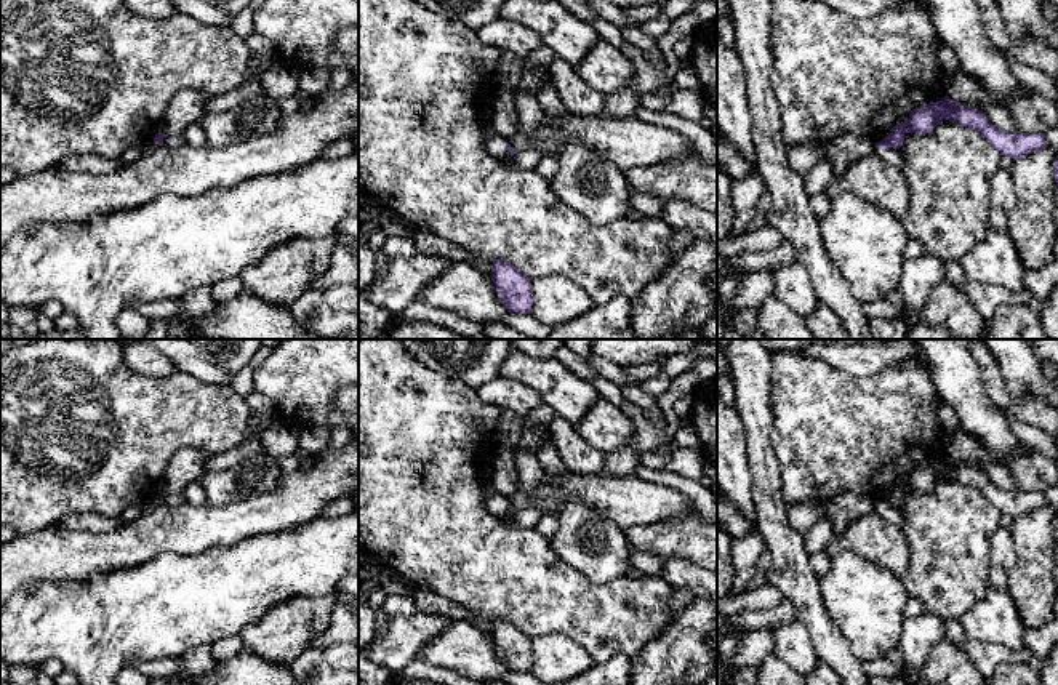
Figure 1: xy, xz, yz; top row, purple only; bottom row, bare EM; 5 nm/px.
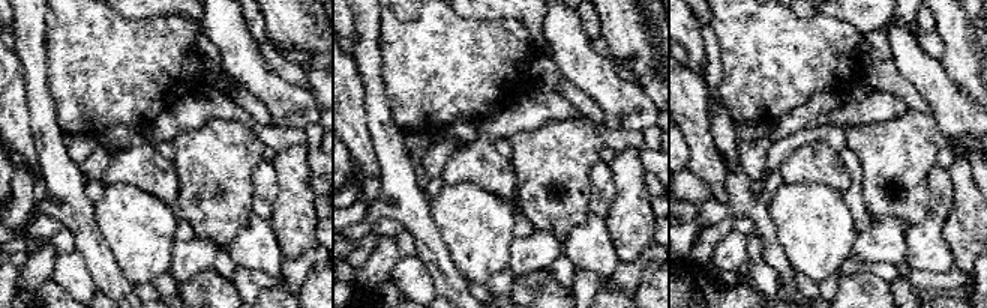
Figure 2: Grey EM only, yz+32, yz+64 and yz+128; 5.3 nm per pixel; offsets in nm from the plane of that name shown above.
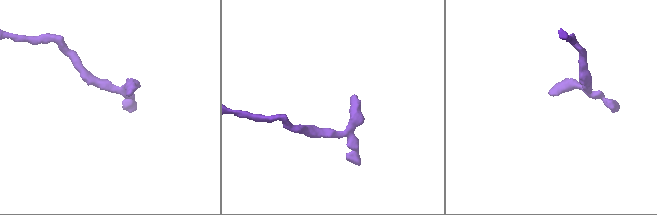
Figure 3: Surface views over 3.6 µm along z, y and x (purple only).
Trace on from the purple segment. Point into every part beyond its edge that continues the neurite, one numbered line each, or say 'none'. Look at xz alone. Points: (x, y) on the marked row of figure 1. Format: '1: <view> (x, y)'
1: xz (629, 143)

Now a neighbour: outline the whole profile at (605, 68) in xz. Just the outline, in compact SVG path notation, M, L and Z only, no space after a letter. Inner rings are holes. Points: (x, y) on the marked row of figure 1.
M602 38L573 69L586 83L605 94L634 83L635 77L632 62L624 53Z

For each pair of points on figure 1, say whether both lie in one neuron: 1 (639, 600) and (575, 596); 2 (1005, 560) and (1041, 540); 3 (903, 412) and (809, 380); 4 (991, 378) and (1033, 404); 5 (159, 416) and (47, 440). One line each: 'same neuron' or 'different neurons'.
1: same neuron
2: different neurons
3: same neuron
4: same neuron
5: same neuron

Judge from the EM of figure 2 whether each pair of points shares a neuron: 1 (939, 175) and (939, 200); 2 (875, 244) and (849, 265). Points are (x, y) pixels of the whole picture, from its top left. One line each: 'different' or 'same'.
1: same
2: different

